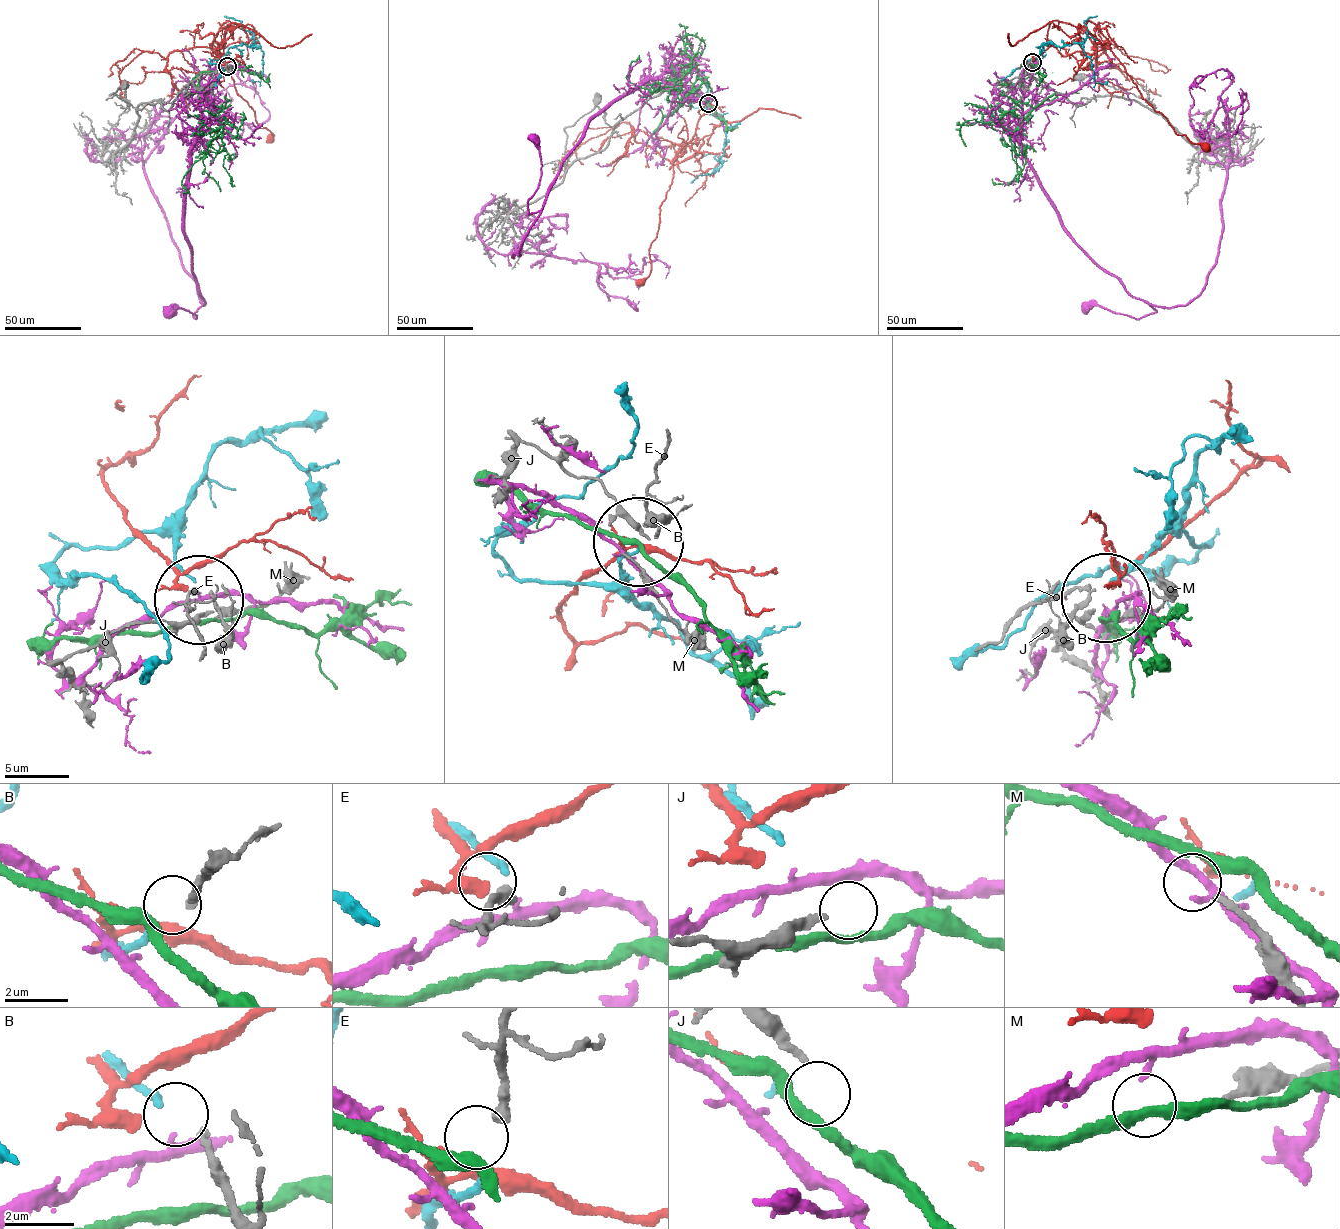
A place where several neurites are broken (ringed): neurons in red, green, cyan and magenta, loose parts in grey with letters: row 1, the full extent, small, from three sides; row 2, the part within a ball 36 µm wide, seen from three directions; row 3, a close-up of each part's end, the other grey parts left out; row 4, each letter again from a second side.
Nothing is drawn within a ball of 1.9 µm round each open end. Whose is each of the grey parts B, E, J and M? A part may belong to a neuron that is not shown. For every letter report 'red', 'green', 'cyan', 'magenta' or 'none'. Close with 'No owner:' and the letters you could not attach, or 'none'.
B: cyan
E: red
J: none
M: none
No owner: J, M

